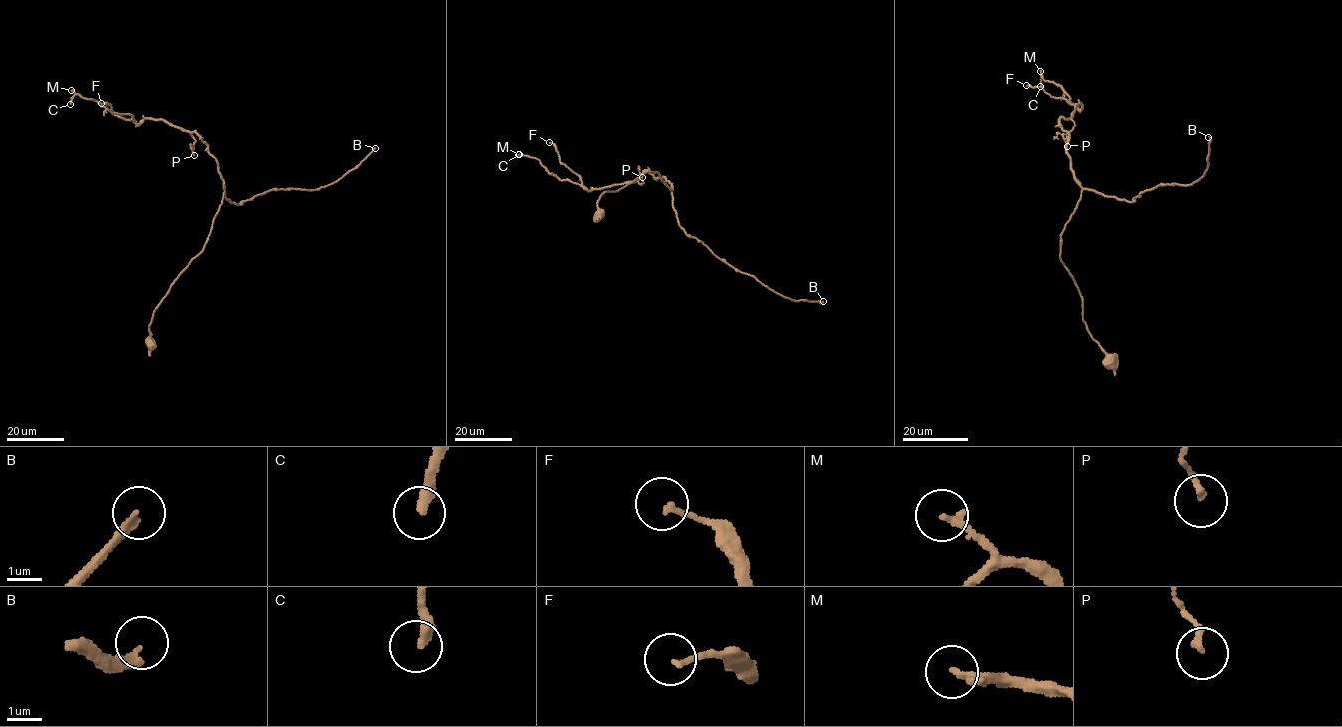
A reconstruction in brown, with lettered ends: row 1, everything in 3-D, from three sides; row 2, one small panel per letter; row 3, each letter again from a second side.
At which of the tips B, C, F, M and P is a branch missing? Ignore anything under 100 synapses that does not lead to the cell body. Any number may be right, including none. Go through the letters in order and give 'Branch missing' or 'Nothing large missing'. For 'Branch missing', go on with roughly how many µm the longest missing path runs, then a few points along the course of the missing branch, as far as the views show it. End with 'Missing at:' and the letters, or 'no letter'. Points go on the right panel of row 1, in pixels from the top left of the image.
B: Branch missing. Missing length about 120 µm
C: Nothing large missing
F: Nothing large missing
M: Nothing large missing
P: Nothing large missing
Missing at: B

